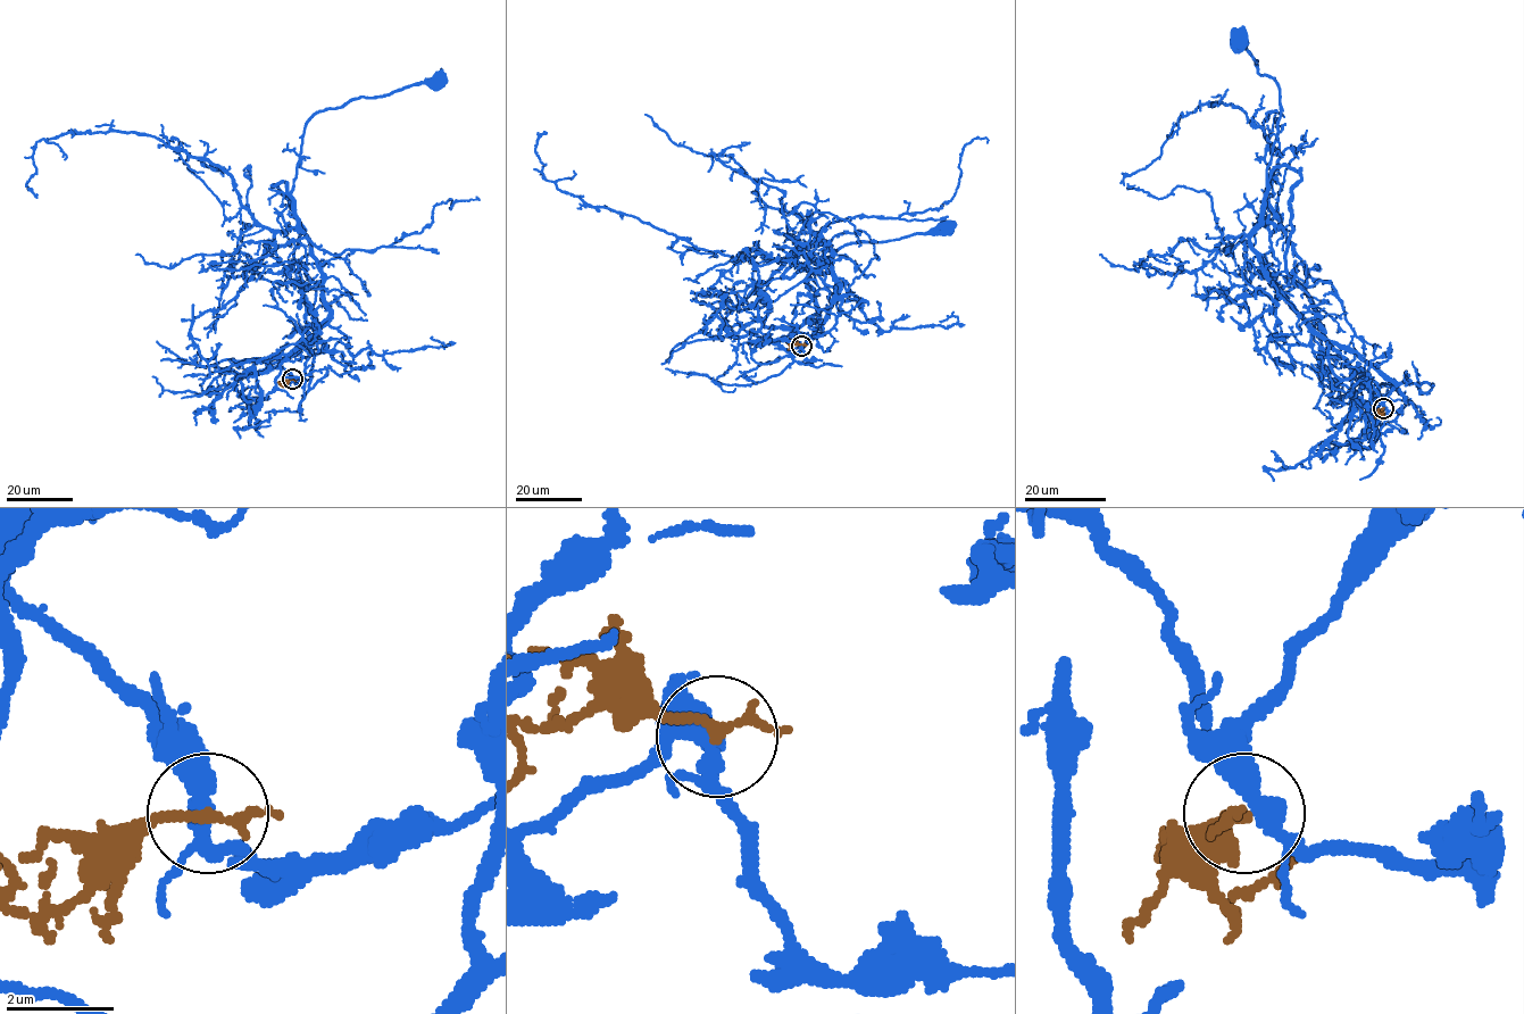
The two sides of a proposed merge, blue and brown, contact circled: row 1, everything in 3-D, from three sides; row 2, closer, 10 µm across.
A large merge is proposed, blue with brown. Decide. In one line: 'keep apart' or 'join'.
keep apart

